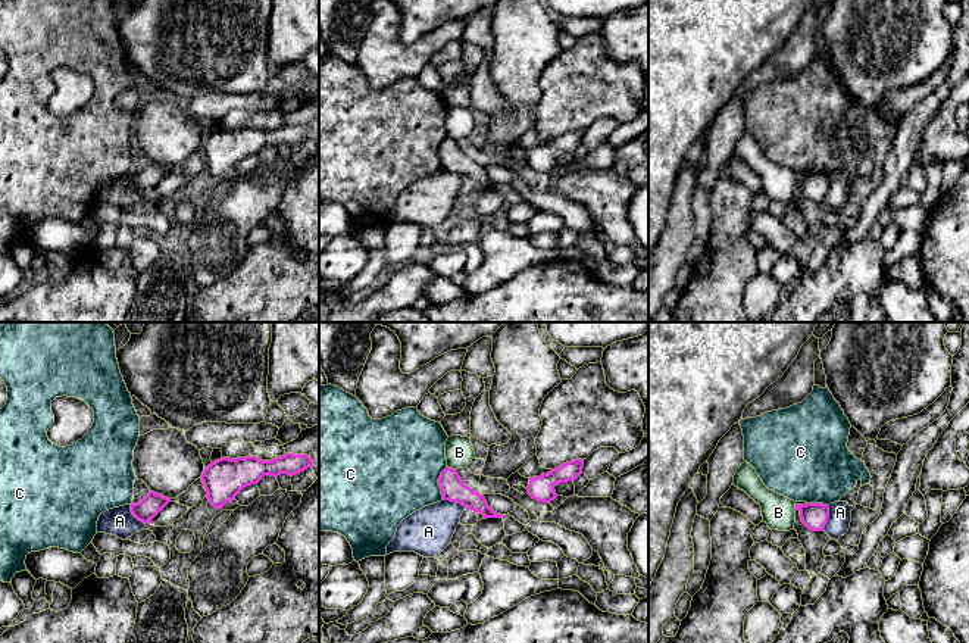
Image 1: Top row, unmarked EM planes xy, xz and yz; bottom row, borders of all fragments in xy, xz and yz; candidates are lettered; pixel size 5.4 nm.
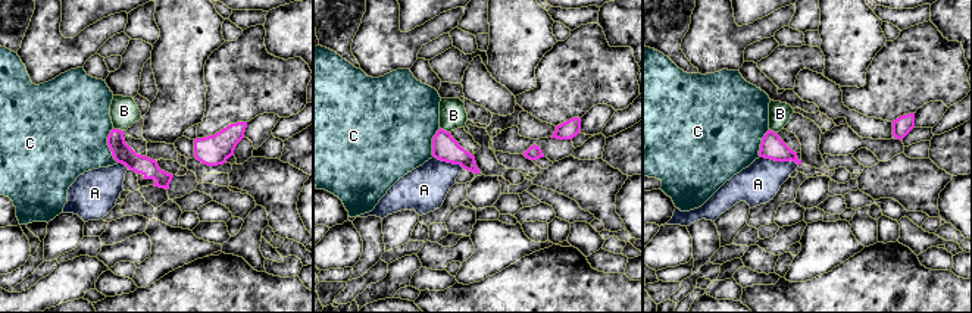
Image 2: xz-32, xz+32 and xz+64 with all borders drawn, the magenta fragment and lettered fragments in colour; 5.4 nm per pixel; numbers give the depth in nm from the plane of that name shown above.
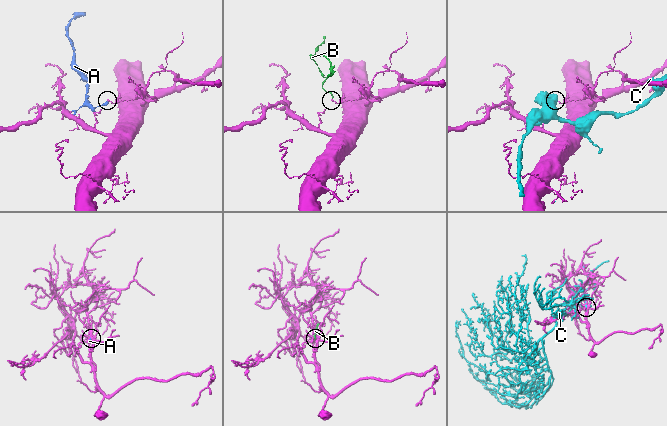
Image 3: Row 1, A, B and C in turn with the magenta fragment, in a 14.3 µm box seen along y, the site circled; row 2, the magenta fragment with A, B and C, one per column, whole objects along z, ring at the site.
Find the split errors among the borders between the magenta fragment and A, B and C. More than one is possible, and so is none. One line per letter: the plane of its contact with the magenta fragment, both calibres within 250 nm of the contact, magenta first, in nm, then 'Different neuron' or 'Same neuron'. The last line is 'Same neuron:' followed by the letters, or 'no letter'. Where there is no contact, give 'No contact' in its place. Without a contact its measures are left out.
A: Touches magenta in xz. Thickness 140 nm (magenta) against 260 nm. Different neuron
B: Touches magenta in xz. Thickness 140 nm (magenta) against 160 nm. Different neuron
C: Touches magenta in xz. Thickness 140 nm (magenta) against 480 nm. Different neuron
Same neuron: no letter

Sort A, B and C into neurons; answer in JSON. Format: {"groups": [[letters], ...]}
{"groups": [["A"], ["B"], ["C"]]}

